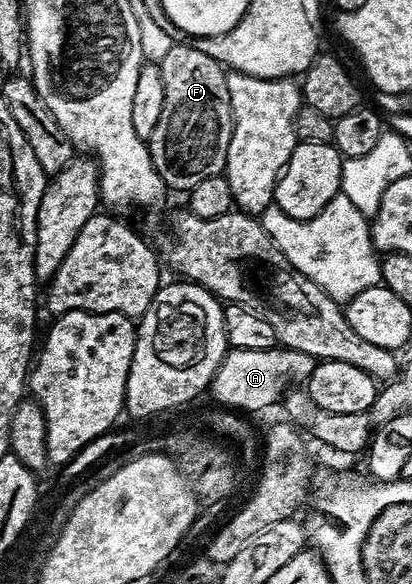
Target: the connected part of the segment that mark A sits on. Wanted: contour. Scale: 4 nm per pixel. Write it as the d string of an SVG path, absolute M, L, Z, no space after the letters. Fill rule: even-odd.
M230 348L222 357L222 363L215 372L214 379L210 381L208 394L219 402L219 407L231 412L266 410L274 401L275 405L285 395L291 384L305 383L315 365L316 360L312 356L295 350L275 348L264 352L252 352Z

